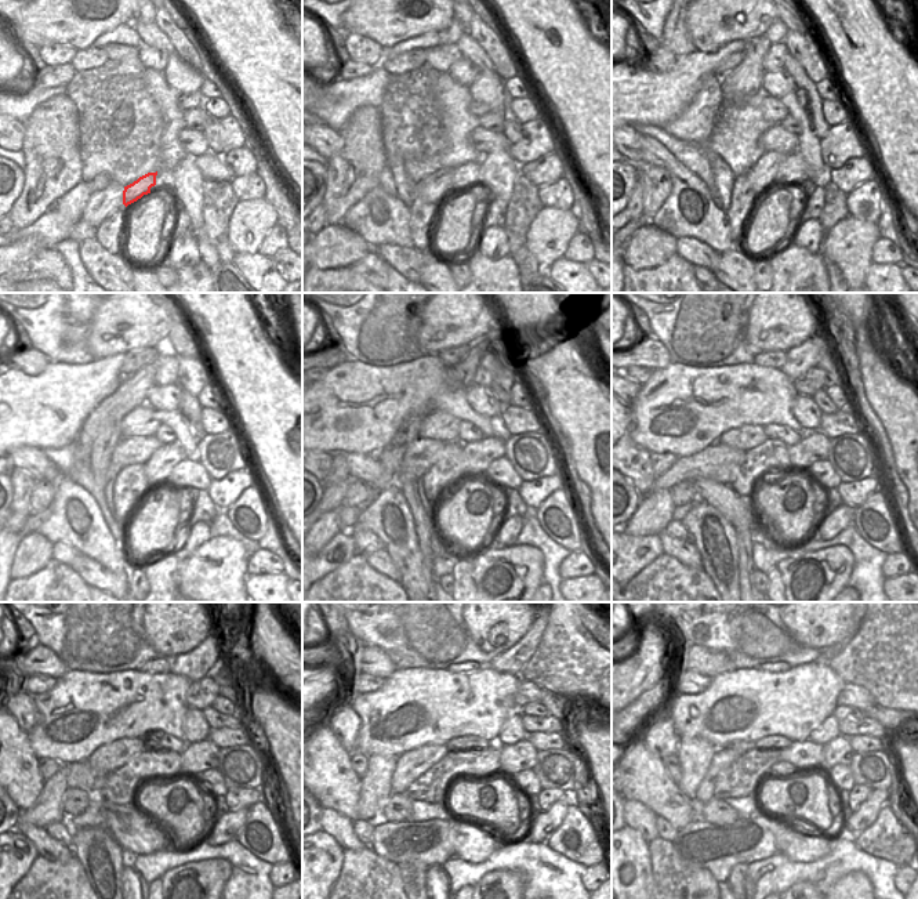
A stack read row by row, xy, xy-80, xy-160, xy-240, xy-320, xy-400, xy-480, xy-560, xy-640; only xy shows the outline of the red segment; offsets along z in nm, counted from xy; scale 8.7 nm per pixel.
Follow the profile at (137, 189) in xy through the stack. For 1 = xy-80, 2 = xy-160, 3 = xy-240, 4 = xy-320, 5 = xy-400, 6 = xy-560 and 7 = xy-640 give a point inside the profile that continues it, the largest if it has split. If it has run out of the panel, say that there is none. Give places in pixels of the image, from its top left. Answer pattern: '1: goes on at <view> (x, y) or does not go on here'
1: goes on at xy-80 (465, 176)
2: goes on at xy-160 (794, 167)
3: goes on at xy-240 (189, 475)
4: goes on at xy-320 (500, 472)
5: goes on at xy-400 (823, 477)
6: goes on at xy-560 (526, 780)
7: goes on at xy-640 (840, 778)

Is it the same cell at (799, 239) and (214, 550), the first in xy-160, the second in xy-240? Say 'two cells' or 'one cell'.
two cells

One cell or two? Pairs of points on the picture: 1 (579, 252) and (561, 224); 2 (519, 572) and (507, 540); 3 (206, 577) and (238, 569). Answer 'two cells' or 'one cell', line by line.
1: two cells
2: two cells
3: one cell

